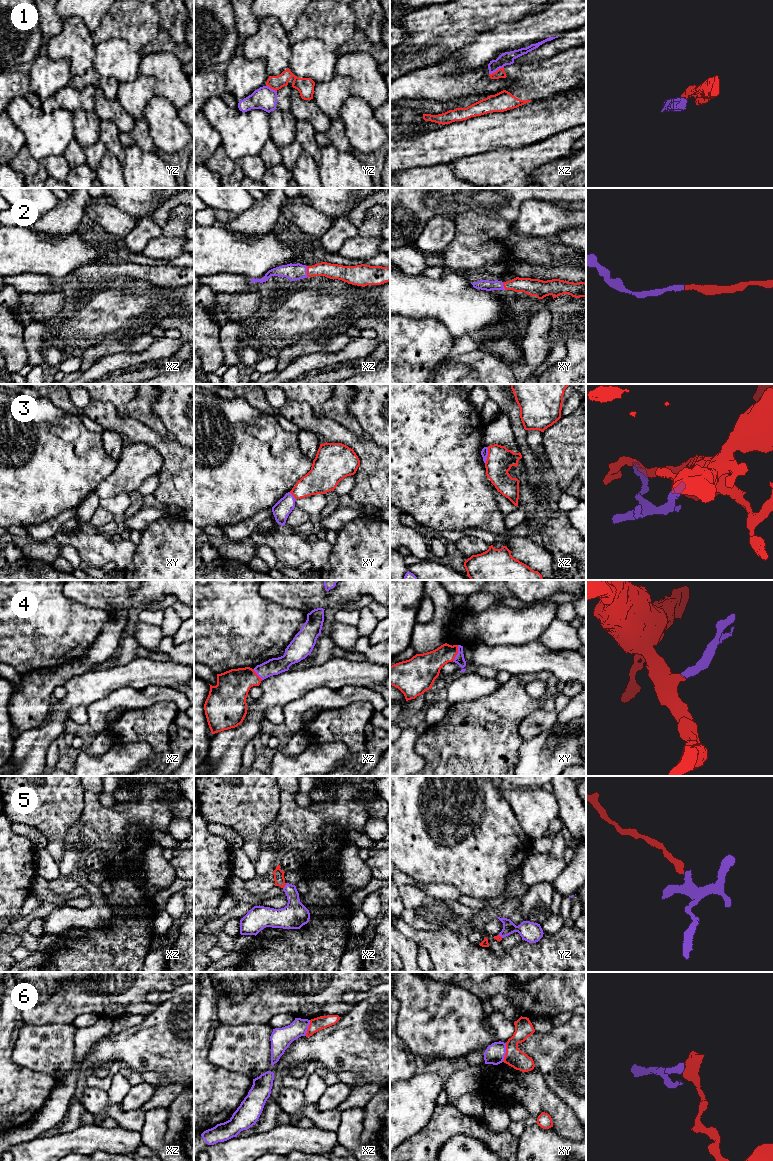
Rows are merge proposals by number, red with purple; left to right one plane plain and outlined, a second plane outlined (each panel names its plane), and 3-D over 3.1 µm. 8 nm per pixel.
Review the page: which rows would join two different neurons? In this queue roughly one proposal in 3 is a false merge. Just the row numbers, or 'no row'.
1, 3, 6

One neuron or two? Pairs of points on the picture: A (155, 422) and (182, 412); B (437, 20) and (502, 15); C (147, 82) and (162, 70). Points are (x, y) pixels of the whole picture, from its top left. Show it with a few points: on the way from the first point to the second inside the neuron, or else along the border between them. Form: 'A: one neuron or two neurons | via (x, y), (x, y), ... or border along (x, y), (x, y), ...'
A: two neurons | border along (156, 397), (152, 404), (152, 411), (168, 431)
B: one neuron | via (453, 13), (486, 13)
C: two neurons | border along (140, 73), (151, 76), (154, 79), (154, 95)

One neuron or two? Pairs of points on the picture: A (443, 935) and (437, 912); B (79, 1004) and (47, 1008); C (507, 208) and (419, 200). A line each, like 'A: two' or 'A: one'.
A: two
B: one
C: one

